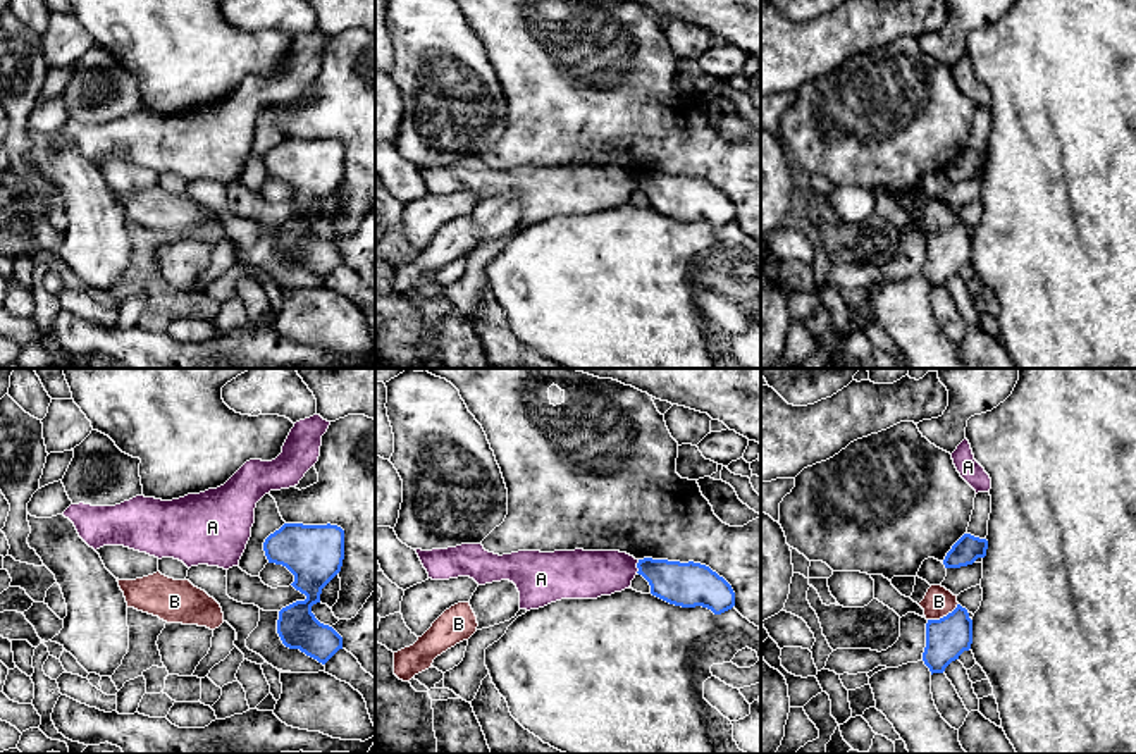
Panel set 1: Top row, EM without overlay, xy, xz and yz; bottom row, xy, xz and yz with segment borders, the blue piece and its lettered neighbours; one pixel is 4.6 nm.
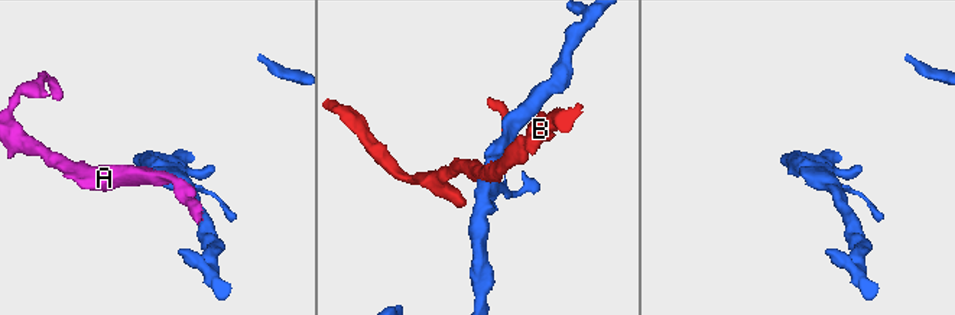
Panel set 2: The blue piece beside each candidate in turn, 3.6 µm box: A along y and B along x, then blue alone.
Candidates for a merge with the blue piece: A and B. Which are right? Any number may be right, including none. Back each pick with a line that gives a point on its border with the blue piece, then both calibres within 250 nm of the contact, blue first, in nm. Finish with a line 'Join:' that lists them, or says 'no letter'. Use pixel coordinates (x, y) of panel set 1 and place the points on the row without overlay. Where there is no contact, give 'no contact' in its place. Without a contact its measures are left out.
Join: no letter

